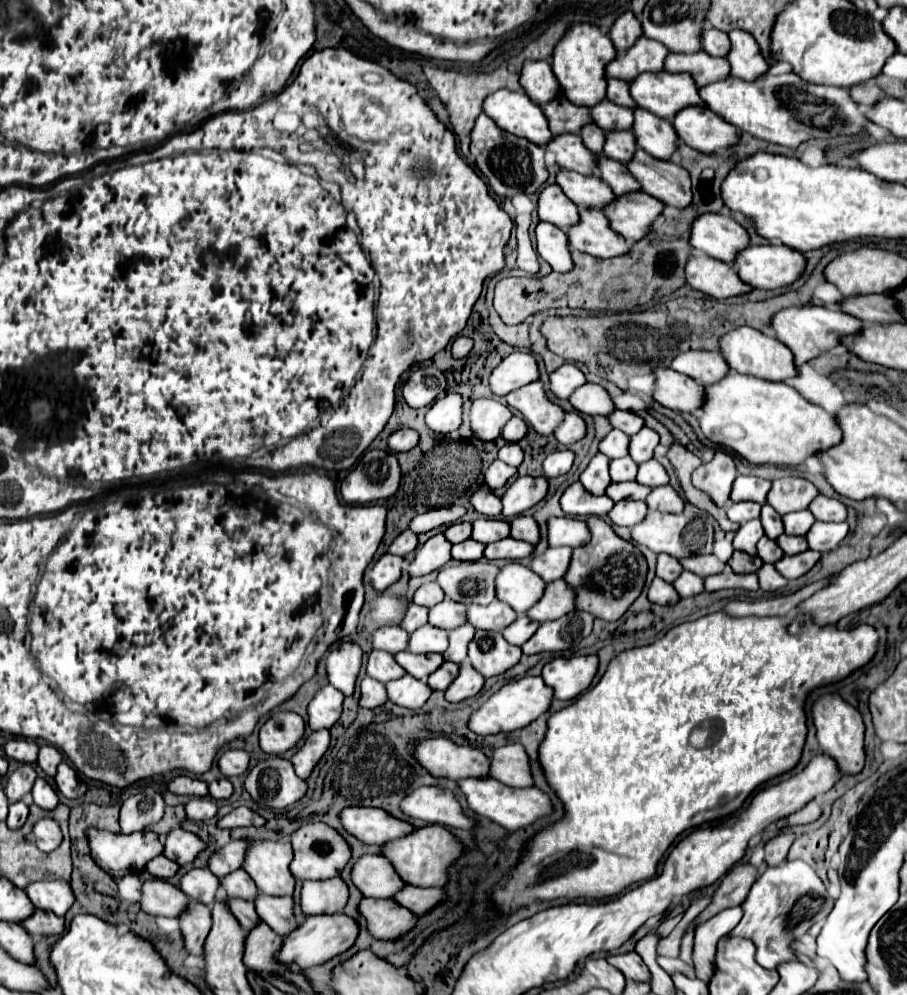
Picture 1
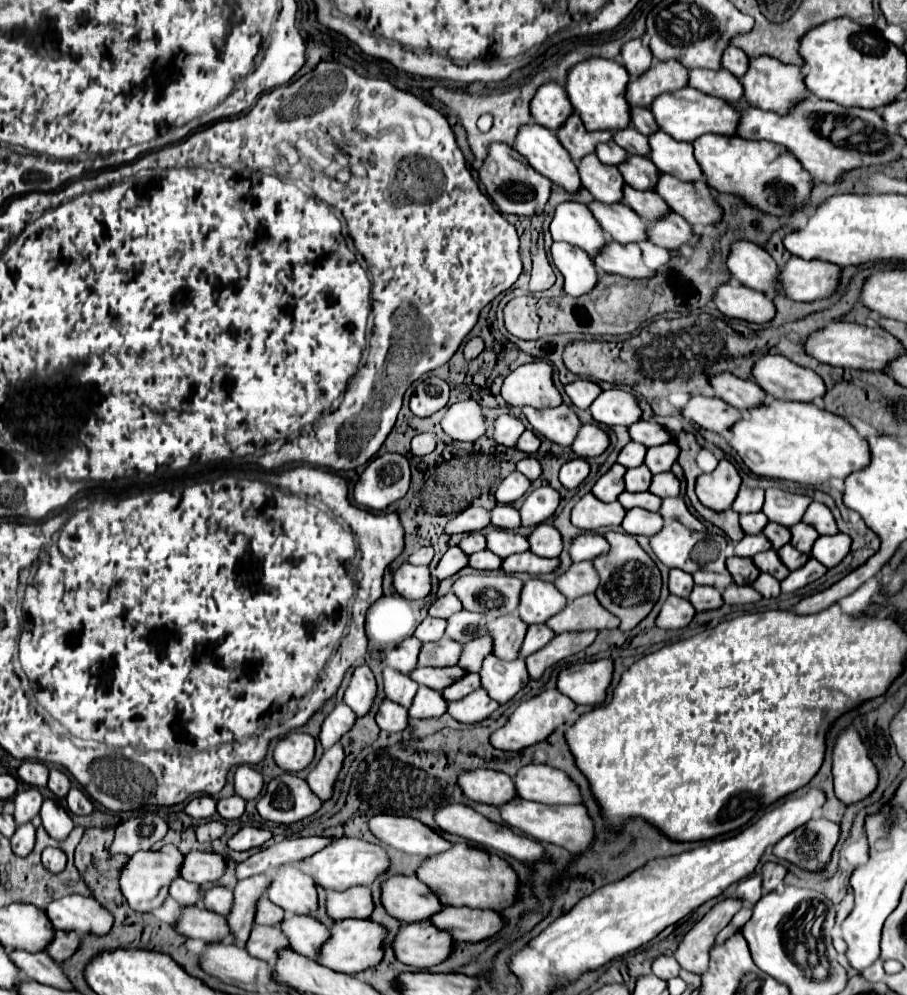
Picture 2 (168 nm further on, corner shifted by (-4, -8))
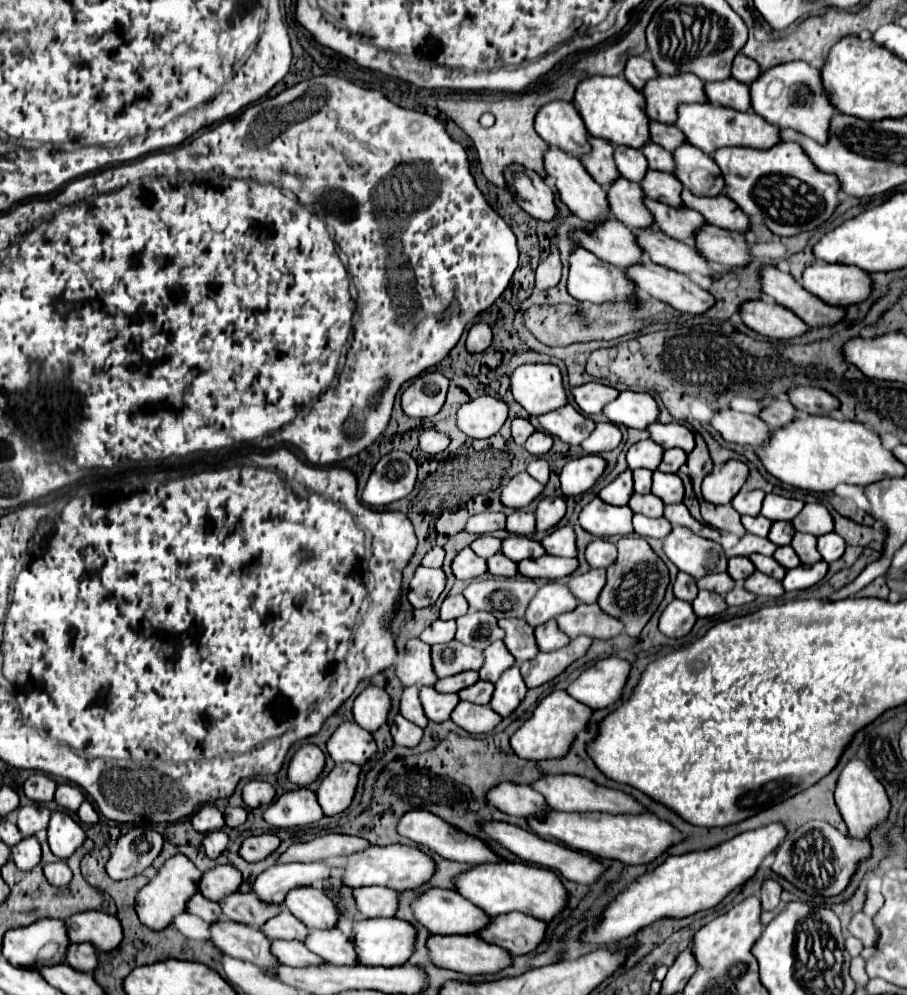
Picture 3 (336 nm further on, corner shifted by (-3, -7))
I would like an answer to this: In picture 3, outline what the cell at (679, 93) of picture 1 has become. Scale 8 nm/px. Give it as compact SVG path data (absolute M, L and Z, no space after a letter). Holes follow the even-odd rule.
M685 103L679 105L679 119L675 127L679 127L691 145L699 147L707 155L713 155L721 147L751 147L751 149L771 149L781 143L781 133L775 125L769 125L763 117L753 111L741 113L735 109L727 109L713 103Z

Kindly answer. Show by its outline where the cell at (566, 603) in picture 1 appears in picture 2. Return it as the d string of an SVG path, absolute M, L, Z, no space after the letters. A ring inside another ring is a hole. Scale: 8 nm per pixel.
M584 594L582 598L570 600L564 610L554 614L546 626L550 626L556 634L572 632L572 630L602 630L616 628L618 618L600 606L594 594Z

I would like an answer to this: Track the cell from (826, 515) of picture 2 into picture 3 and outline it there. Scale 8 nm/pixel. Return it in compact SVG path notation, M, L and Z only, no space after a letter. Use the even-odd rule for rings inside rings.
M807 503L801 513L793 519L795 531L811 533L815 537L821 537L829 531L833 531L833 517L829 515L827 507L821 503Z

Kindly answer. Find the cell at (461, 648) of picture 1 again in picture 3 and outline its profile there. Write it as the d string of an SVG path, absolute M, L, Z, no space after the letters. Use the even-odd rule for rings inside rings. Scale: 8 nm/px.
M495 641L493 645L489 645L483 651L483 655L485 655L485 665L479 671L479 677L483 681L495 683L497 677L501 677L501 673L505 673L505 669L517 665L515 657L507 651L507 647L505 647L503 641Z

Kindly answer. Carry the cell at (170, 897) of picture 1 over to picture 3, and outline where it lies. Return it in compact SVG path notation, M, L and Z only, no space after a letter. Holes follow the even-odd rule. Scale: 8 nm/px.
M217 921L211 925L213 943L219 951L229 957L249 961L259 967L263 973L273 969L273 965L281 965L273 953L269 953L269 939L255 927L241 925L235 921Z

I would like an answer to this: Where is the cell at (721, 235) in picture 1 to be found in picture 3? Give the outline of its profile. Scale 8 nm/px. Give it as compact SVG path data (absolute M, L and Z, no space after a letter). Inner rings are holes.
M763 267L761 275L763 275L763 291L769 297L773 297L779 305L791 309L809 327L835 325L847 313L845 307L831 307L823 303L819 297L809 295L809 291L789 273L783 273L775 267Z

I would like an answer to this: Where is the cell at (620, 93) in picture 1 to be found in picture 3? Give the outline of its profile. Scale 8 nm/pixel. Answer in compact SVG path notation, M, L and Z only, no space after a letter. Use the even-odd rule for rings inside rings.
M651 121L649 131L651 131L651 141L657 143L657 145L663 145L667 151L677 149L677 145L689 143L689 141L685 141L685 135L677 127L673 127L673 125Z

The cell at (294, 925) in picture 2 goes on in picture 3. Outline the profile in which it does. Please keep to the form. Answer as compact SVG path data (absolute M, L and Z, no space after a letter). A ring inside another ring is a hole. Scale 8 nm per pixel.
M339 929L311 931L305 939L305 947L331 965L359 965L357 955L353 953L353 943Z

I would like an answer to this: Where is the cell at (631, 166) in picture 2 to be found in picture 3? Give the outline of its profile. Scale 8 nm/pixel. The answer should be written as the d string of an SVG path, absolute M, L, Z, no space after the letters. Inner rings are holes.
M649 171L645 175L641 187L645 189L645 193L647 193L649 199L655 199L655 201L661 201L661 203L673 205L673 207L683 207L683 201L681 201L683 185L671 173Z

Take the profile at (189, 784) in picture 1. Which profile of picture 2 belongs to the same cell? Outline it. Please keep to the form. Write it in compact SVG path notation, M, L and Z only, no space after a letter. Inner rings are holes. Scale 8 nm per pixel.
M204 794L194 796L186 804L184 812L192 818L212 818L216 814L216 800L212 796L204 796Z

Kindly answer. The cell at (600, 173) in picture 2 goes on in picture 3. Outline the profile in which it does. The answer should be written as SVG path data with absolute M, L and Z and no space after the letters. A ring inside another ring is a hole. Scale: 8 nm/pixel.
M625 177L611 185L609 205L615 217L631 231L649 229L655 223L653 215L649 215L649 209L645 207L645 191L639 183L633 183Z

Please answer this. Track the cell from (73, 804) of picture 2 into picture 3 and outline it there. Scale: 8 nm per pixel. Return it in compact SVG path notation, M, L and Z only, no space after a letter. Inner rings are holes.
M85 801L85 803L79 807L77 815L79 815L79 819L81 819L83 823L89 823L89 825L93 825L93 823L99 821L99 815L97 815L97 811L93 809L93 805L91 805L89 801Z

